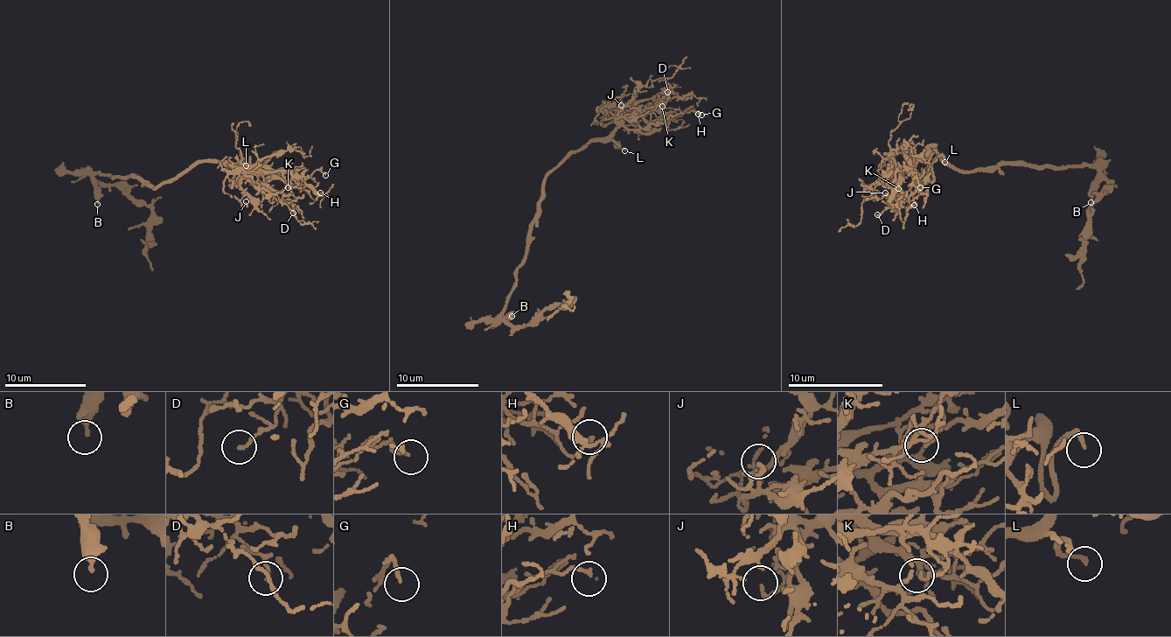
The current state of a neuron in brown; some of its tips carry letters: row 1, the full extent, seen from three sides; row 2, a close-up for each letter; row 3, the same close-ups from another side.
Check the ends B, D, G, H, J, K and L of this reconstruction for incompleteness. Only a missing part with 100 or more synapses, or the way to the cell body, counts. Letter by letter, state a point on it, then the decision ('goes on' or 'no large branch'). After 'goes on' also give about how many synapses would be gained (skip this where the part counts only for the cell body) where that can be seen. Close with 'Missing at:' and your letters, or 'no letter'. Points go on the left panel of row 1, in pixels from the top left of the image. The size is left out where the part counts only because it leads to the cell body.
B: place (97, 204); no large branch
D: place (293, 213); no large branch
G: place (325, 175); no large branch
H: place (320, 192); no large branch
J: place (246, 201); no large branch
K: place (288, 187); no large branch
L: place (246, 165); goes on
Missing at: L

